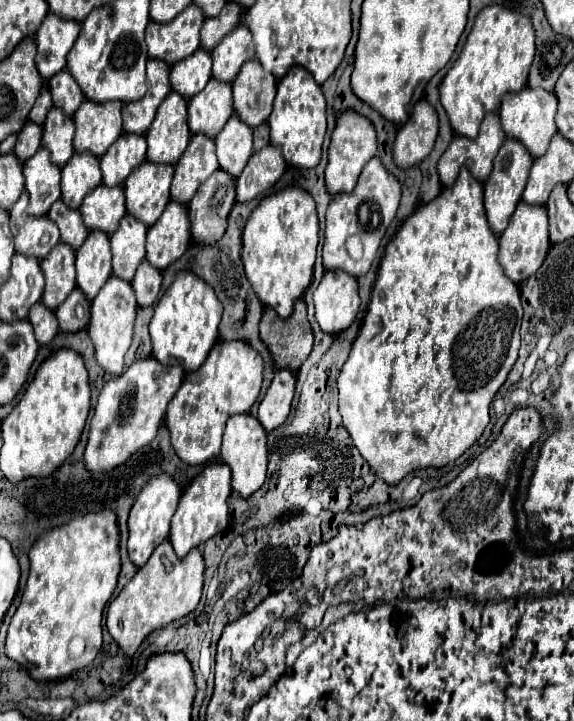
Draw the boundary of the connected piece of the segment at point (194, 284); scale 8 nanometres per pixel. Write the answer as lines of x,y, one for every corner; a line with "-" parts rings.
178,272
166,294
160,298
150,322
152,356
162,364
184,362
186,372
198,370
218,340
220,316
222,304
218,304
214,288
210,288
210,284
202,284
202,280
198,280
198,276
190,276
190,272

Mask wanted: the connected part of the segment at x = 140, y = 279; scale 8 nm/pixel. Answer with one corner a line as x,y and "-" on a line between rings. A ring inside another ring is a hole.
142,260
142,264
136,270
136,276
132,280
132,288
136,292
136,300
140,306
150,306
160,292
162,274
154,266
150,266
148,260

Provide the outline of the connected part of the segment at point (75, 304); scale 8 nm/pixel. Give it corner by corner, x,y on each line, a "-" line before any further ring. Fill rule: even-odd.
74,288
54,314
62,332
78,332
84,330
90,322
90,302
80,288

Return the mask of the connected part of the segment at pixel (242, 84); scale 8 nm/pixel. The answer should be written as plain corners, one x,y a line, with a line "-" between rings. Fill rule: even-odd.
250,60
242,64
234,88
234,108
238,116
250,126
256,128
264,124
272,112
272,100
276,94
276,78
258,64
258,60

